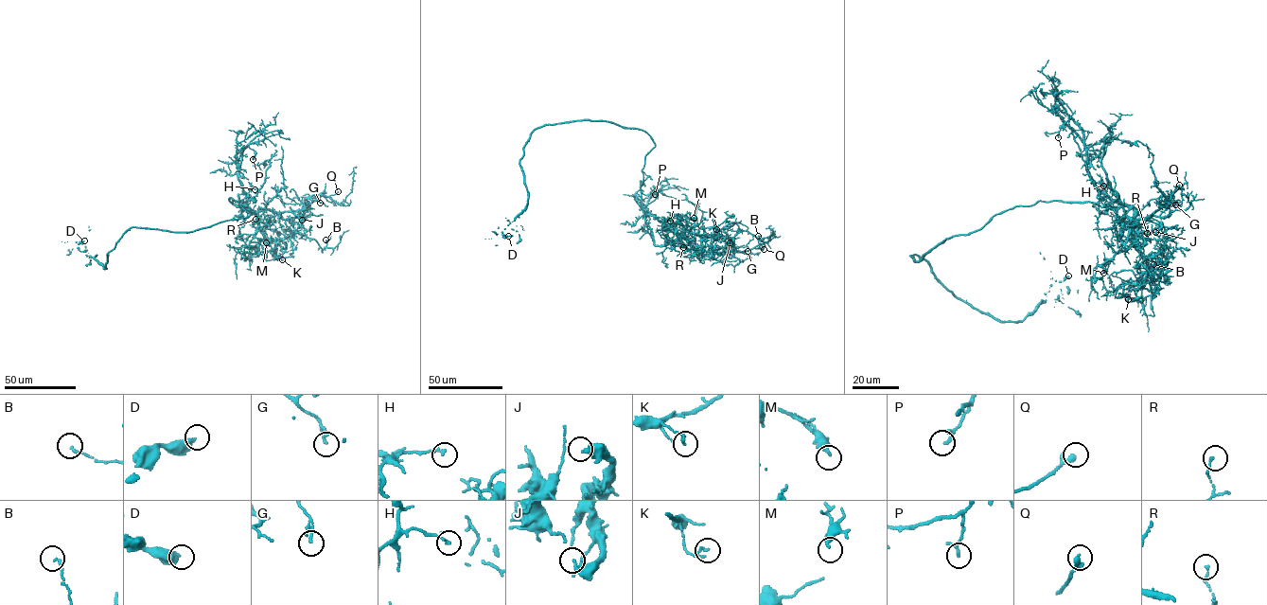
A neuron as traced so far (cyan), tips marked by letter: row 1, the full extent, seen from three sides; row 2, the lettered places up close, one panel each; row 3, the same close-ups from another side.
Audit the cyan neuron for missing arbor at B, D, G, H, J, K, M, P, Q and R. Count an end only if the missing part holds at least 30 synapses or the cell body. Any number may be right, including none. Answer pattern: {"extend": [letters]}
{"extend": []}

